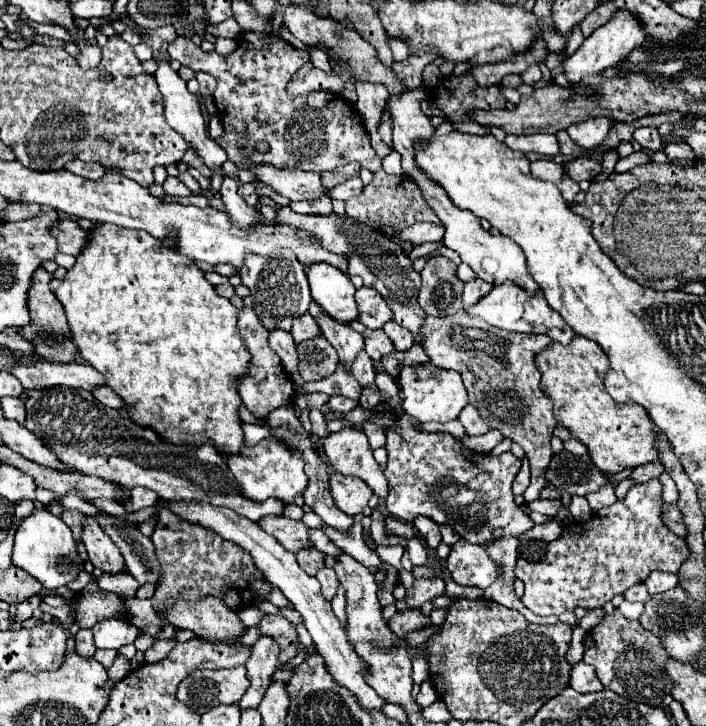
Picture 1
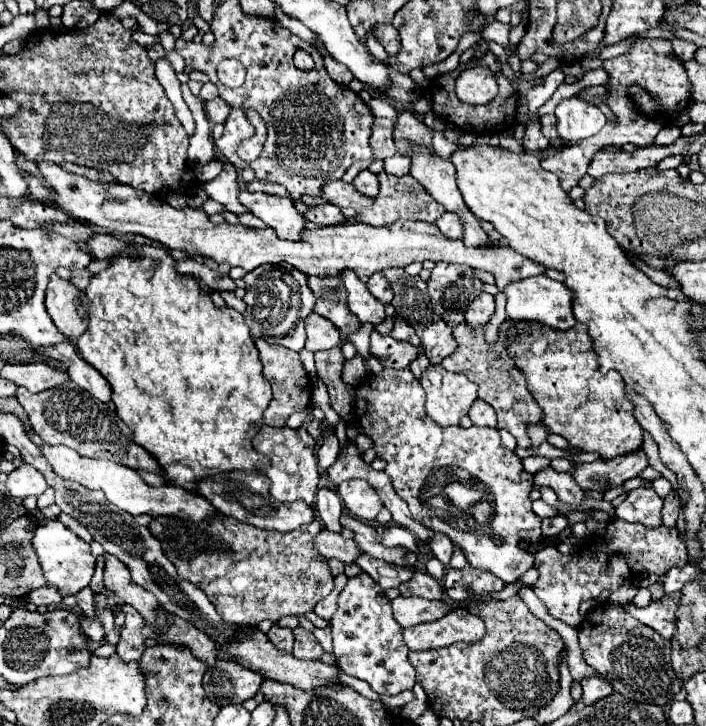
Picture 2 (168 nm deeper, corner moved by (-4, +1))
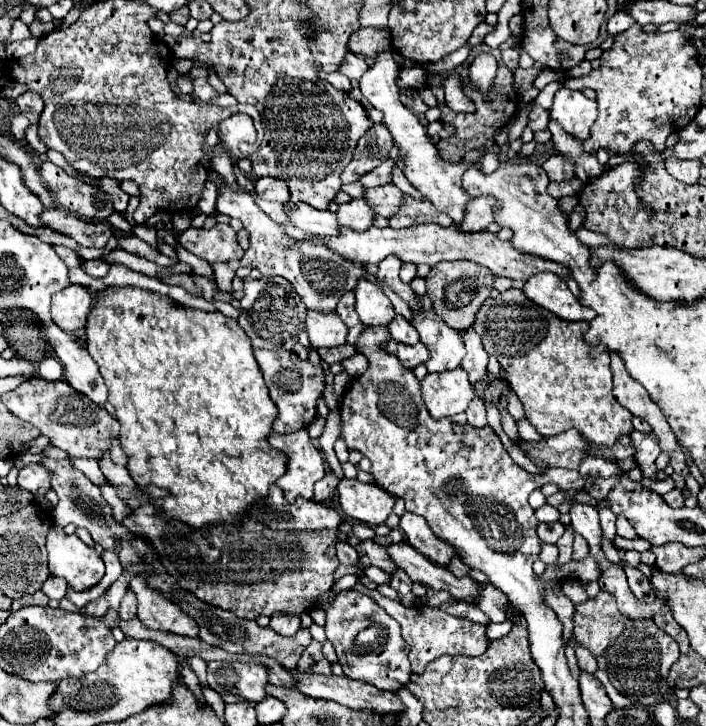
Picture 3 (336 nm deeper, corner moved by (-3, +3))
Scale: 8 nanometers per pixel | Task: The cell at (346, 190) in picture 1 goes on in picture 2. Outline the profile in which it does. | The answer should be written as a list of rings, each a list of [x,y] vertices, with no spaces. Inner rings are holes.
[[[368,169],[360,171],[358,177],[352,181],[352,185],[356,187],[356,191],[360,191],[366,197],[376,197],[376,193],[378,193],[378,179]]]

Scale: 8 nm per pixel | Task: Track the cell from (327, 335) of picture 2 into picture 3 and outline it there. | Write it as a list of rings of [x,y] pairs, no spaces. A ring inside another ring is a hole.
[[[307,311],[307,333],[311,339],[311,345],[315,347],[335,347],[343,345],[345,337],[349,333],[349,327],[339,319],[335,311],[323,313],[323,311]]]

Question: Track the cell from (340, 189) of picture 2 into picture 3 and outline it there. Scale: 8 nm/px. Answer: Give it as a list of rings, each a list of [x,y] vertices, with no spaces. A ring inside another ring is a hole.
[[[393,183],[375,187],[375,189],[367,189],[365,197],[369,199],[371,207],[375,207],[375,213],[387,219],[391,219],[403,203],[403,193]]]

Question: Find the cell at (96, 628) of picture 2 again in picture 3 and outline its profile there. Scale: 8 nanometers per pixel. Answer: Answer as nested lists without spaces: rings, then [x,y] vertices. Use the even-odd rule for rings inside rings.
[[[101,595],[101,597],[97,597],[95,601],[89,601],[89,603],[85,605],[85,613],[87,613],[89,617],[95,617],[95,619],[103,619],[105,613],[107,613],[107,609],[109,609],[109,601],[105,599],[105,595]]]

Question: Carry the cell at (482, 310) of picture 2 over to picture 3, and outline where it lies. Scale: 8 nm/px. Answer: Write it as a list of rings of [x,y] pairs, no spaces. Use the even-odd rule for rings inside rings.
[[[467,329],[463,337],[465,337],[463,343],[465,343],[465,349],[467,349],[467,355],[465,355],[463,363],[461,363],[461,369],[467,371],[469,383],[475,389],[477,383],[481,383],[485,373],[487,373],[487,359],[489,359],[489,355],[483,349],[483,343],[481,343],[479,335],[475,335],[473,329]]]

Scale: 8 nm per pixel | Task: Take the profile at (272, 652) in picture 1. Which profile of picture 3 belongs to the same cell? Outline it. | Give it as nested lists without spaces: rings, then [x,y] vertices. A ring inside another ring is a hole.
[[[275,613],[271,615],[271,625],[273,631],[279,631],[279,635],[293,635],[295,631],[299,631],[301,627],[301,619],[299,615],[283,615],[283,613]]]

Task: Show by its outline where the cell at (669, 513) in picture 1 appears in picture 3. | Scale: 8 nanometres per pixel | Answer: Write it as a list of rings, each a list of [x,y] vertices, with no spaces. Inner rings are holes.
[[[673,489],[673,491],[665,493],[665,495],[663,495],[663,499],[665,499],[665,503],[667,503],[669,507],[673,507],[673,509],[683,507],[683,501],[685,501],[685,497],[683,497],[683,493],[681,493],[679,489]]]

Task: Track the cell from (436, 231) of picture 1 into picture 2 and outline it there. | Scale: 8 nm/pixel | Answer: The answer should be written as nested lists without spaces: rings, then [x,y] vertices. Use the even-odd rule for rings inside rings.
[[[444,213],[438,221],[436,227],[440,229],[440,233],[448,239],[460,239],[460,219],[456,219],[454,213]]]

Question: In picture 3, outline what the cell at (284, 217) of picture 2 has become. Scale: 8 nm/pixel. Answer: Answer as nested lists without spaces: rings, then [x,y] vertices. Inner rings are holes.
[[[301,203],[301,205],[295,205],[291,211],[287,211],[287,217],[295,227],[321,237],[337,237],[341,233],[337,215],[331,211],[319,211]]]

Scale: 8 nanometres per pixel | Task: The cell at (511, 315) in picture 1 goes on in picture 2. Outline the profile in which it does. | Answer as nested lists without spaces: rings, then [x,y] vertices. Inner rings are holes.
[[[536,275],[536,277],[512,281],[504,289],[504,295],[506,295],[506,315],[514,323],[536,321],[536,323],[548,325],[558,331],[566,331],[576,325],[576,319],[572,317],[572,295],[568,293],[564,283],[558,283],[546,275]]]

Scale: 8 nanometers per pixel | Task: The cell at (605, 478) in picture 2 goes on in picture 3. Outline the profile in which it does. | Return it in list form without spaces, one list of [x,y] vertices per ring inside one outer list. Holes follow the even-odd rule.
[[[655,433],[643,435],[643,441],[635,449],[637,449],[635,451],[635,459],[639,461],[639,469],[645,473],[646,478],[657,481],[657,475],[655,475],[655,459],[661,453],[661,447],[657,443],[657,435]]]

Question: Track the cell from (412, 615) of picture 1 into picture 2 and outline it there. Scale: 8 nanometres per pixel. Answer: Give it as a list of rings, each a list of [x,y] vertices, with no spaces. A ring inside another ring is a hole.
[[[396,597],[392,601],[394,619],[402,627],[414,627],[418,623],[436,621],[436,619],[444,617],[444,613],[448,613],[450,609],[452,609],[450,601],[428,601],[428,599],[420,599],[420,597],[412,597],[412,599]]]

